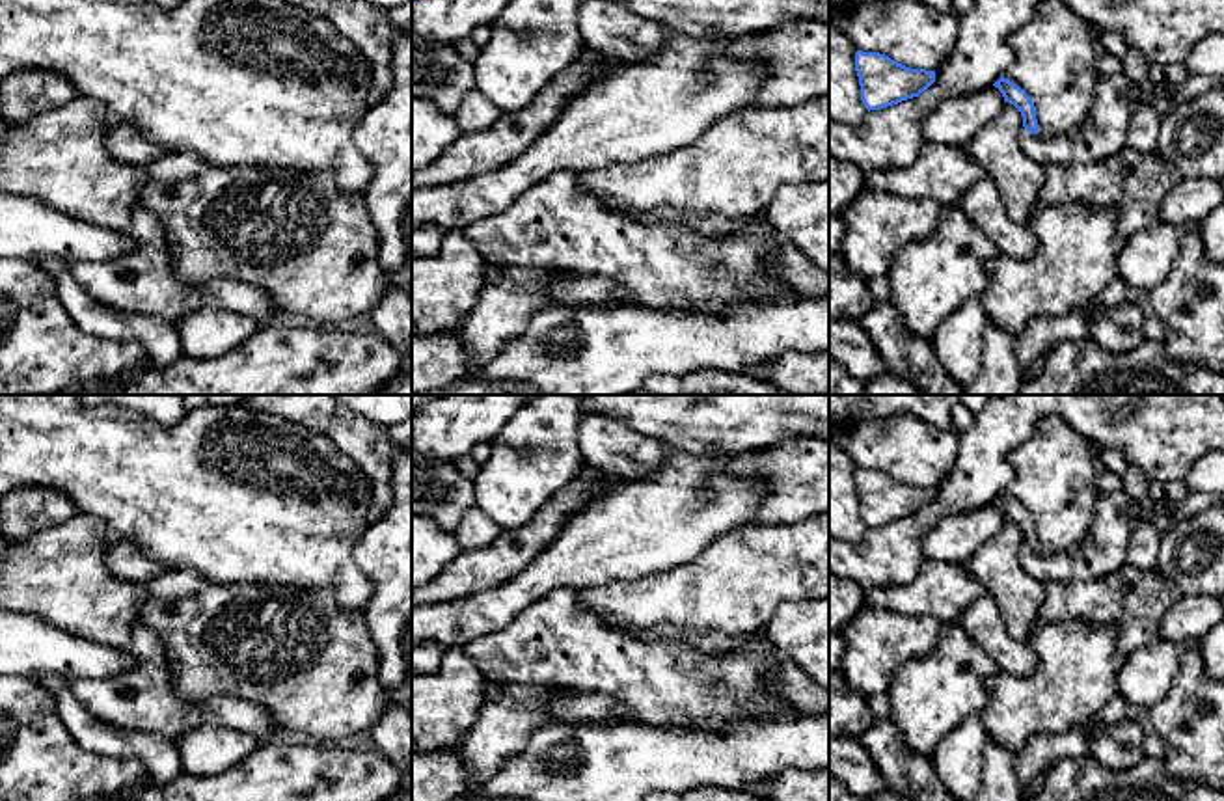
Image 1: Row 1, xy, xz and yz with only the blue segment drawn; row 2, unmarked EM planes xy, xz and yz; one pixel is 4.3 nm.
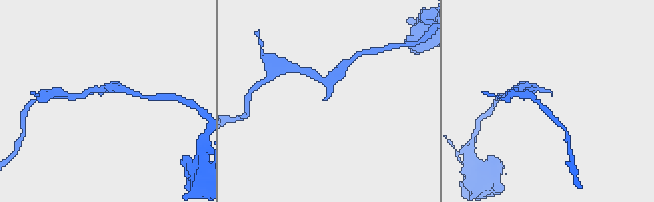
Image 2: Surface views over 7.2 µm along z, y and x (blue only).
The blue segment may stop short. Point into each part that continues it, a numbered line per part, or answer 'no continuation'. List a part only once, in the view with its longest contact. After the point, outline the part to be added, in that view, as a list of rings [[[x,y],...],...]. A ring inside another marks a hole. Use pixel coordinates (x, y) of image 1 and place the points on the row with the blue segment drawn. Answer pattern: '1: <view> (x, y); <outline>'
1: yz (1103, 133); [[[1099,75],[1092,112],[1084,123],[1058,138],[1021,130],[1019,145],[1040,164],[1099,164],[1127,145],[1127,129],[1142,89],[1125,75]]]

